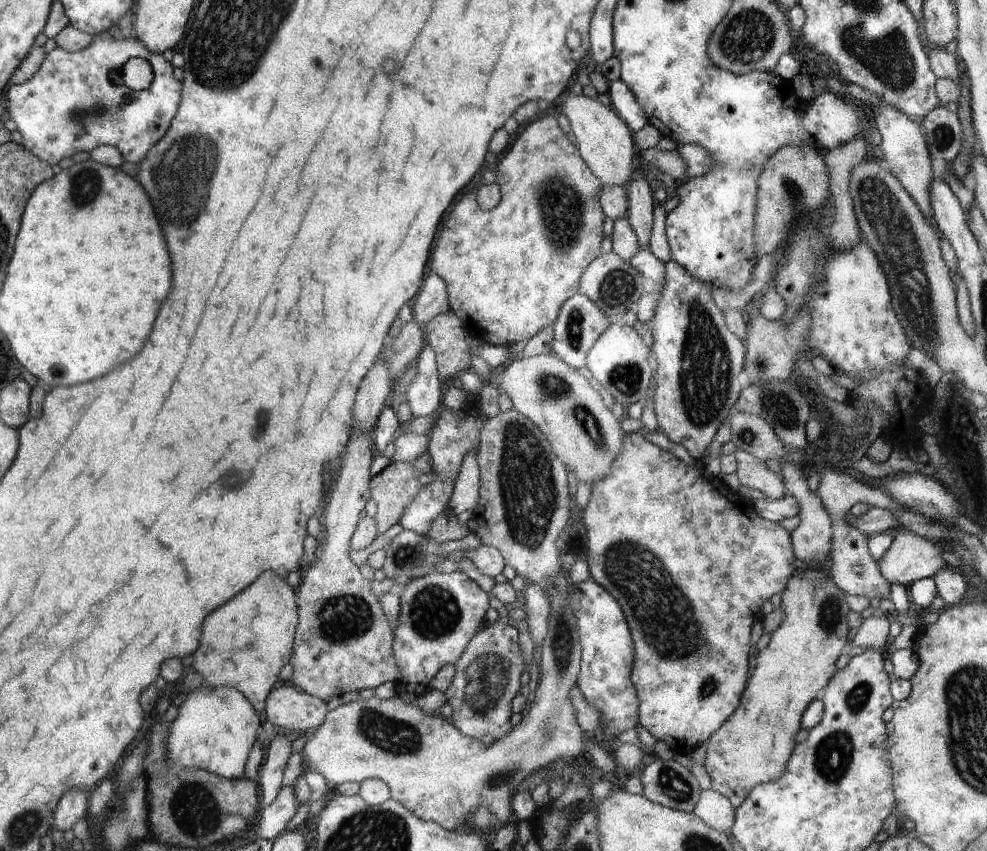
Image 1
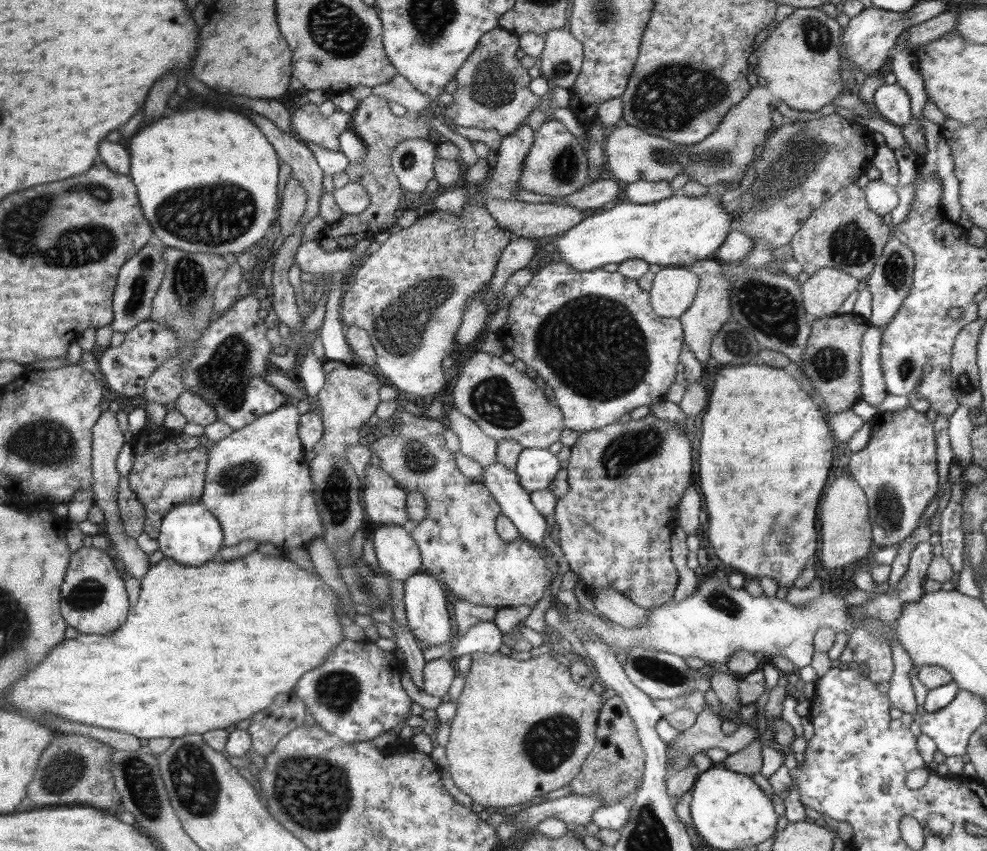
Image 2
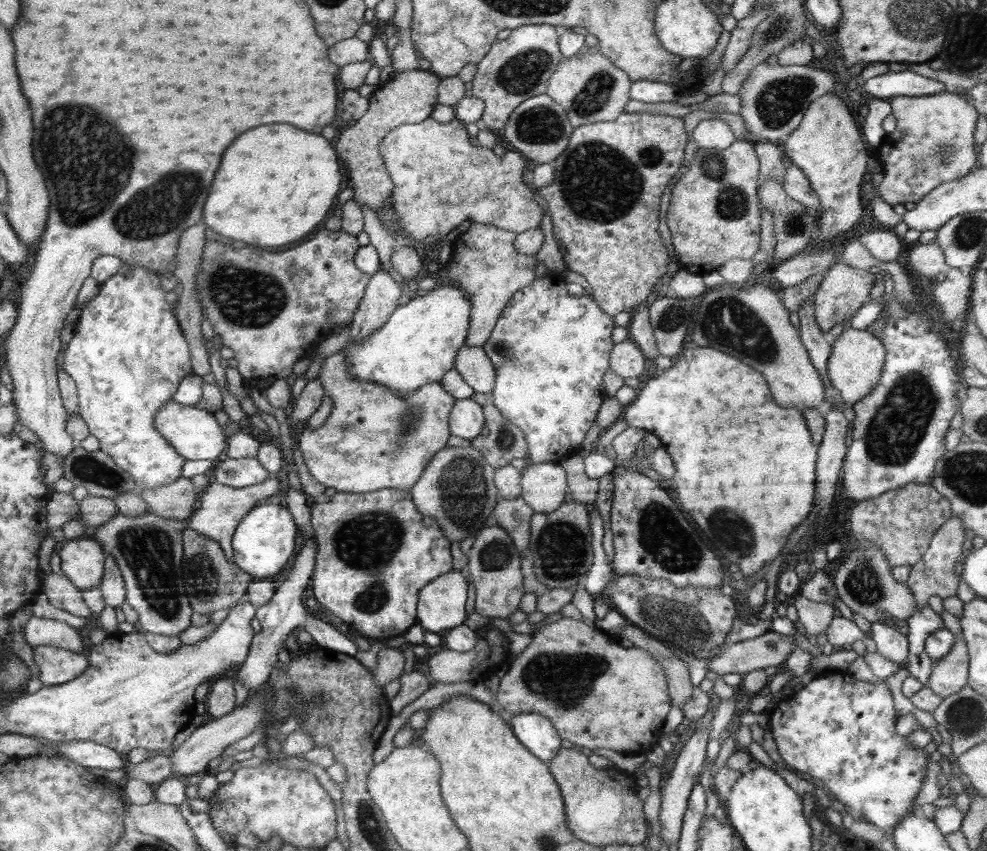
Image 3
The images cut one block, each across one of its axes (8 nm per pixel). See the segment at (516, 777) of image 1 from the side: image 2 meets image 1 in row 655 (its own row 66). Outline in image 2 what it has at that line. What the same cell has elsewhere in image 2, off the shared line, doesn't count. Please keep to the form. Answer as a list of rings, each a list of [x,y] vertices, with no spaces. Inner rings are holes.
[[[564,28],[548,31],[539,60],[538,68],[551,87],[570,89],[583,64],[583,44]]]

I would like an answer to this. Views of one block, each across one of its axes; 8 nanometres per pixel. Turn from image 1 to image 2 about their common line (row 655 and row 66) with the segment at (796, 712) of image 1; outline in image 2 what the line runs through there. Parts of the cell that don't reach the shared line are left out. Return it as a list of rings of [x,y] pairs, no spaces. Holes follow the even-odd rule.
[[[796,8],[778,23],[770,36],[759,44],[756,72],[764,76],[766,88],[775,102],[784,102],[794,110],[818,112],[842,92],[846,92],[840,77],[841,34],[844,28],[822,8]]]

